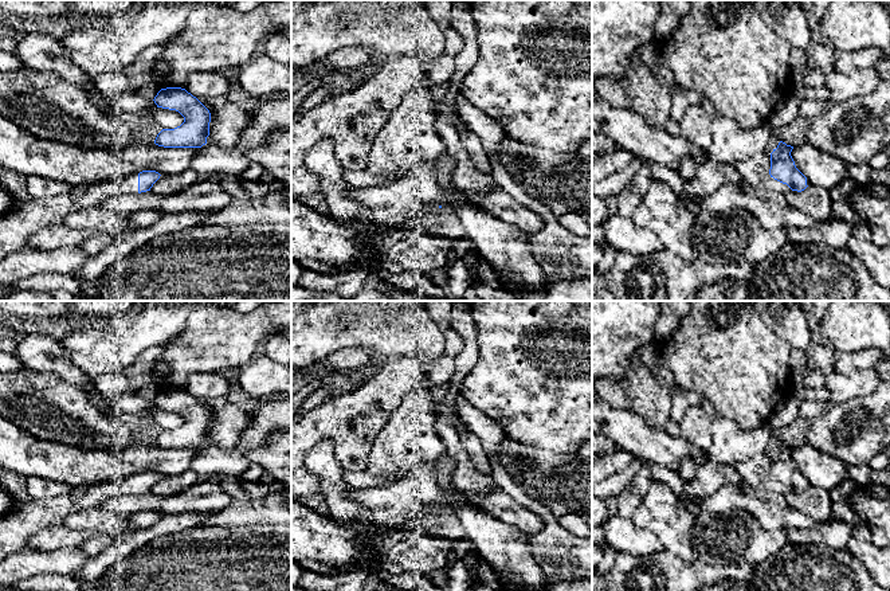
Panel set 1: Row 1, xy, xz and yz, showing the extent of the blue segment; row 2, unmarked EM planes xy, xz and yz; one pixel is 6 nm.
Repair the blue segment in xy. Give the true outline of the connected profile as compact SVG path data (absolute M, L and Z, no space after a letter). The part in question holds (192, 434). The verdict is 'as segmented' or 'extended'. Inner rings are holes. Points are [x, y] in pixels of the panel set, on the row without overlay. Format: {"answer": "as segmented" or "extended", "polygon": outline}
{"answer": "as segmented", "polygon": "M181 388L161 390L154 398L157 408L176 411L184 423L175 430L162 430L154 445L164 449L201 449L209 437L209 411Z"}

